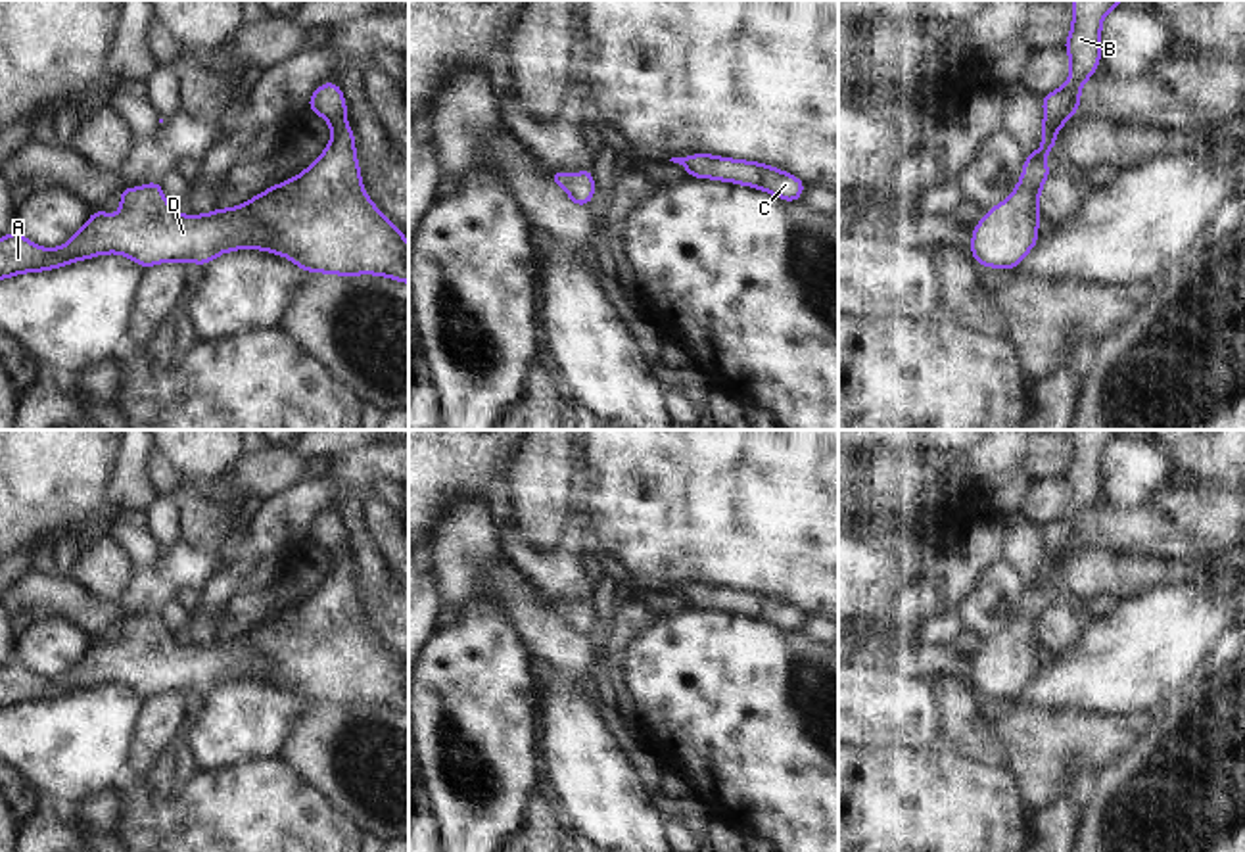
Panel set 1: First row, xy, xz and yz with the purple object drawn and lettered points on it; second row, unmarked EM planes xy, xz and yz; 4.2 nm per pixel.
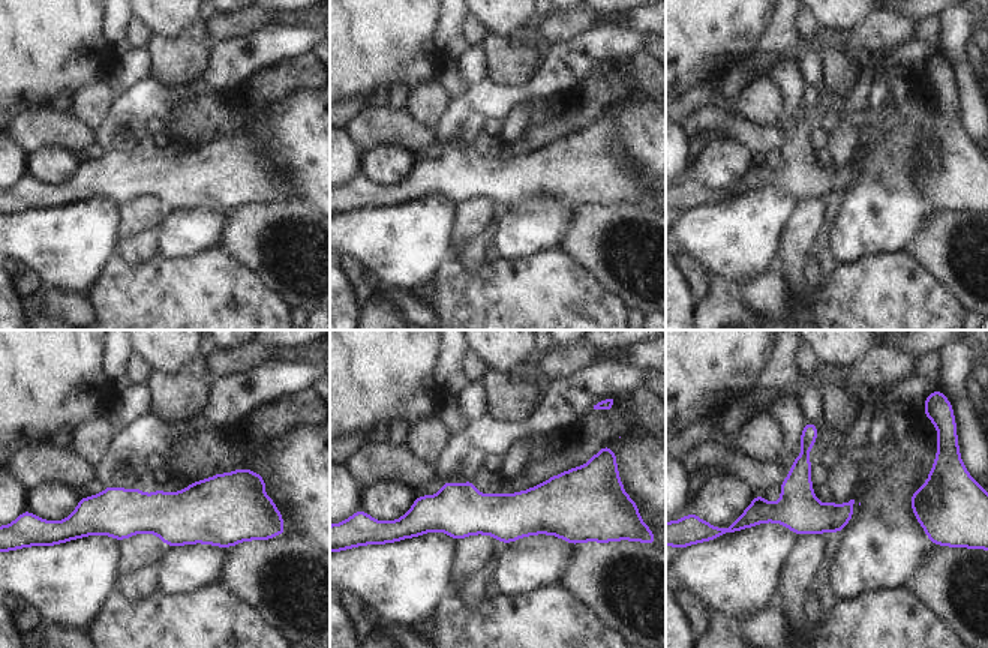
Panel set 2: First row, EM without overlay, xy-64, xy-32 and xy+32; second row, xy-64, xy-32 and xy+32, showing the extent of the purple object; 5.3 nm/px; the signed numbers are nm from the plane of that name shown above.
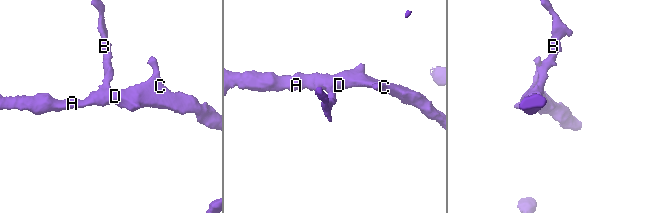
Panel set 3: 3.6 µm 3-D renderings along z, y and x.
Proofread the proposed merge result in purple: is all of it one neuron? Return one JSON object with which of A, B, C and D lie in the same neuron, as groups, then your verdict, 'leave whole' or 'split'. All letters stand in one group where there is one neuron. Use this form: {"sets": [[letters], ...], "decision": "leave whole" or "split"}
{"sets": [["A", "B", "C", "D"]], "decision": "leave whole"}

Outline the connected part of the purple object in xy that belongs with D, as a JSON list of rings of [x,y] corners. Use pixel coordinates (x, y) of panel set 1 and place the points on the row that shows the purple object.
[[[336,83],[320,84],[307,106],[330,123],[332,140],[324,154],[295,178],[284,180],[247,203],[230,209],[215,209],[209,215],[178,215],[165,200],[159,182],[142,188],[123,188],[121,211],[107,215],[96,209],[88,223],[71,236],[65,246],[46,249],[29,242],[21,232],[0,238],[0,280],[19,272],[58,269],[73,261],[102,253],[123,253],[142,269],[163,261],[196,261],[207,265],[223,251],[257,248],[284,255],[307,272],[330,272],[341,276],[380,274],[409,284],[409,242],[403,232],[376,209],[366,196],[355,136],[345,121],[347,104]]]

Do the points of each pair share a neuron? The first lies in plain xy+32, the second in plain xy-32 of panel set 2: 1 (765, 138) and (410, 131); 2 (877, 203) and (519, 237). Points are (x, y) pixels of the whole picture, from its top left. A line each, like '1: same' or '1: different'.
1: same
2: same

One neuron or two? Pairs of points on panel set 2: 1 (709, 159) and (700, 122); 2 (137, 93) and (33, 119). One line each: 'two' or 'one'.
1: two
2: two

